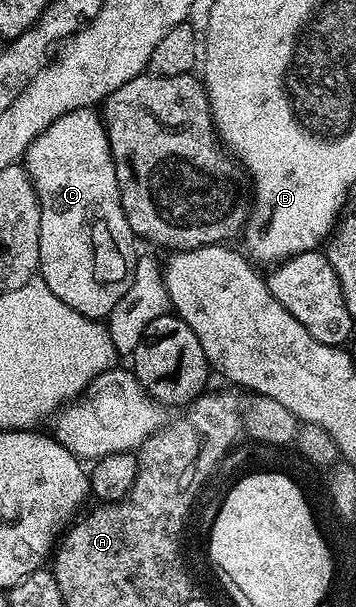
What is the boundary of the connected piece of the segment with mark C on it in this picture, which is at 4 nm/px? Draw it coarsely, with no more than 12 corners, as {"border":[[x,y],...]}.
{"border":[[99,111],[60,116],[24,165],[40,204],[40,277],[109,319],[132,284]]}

